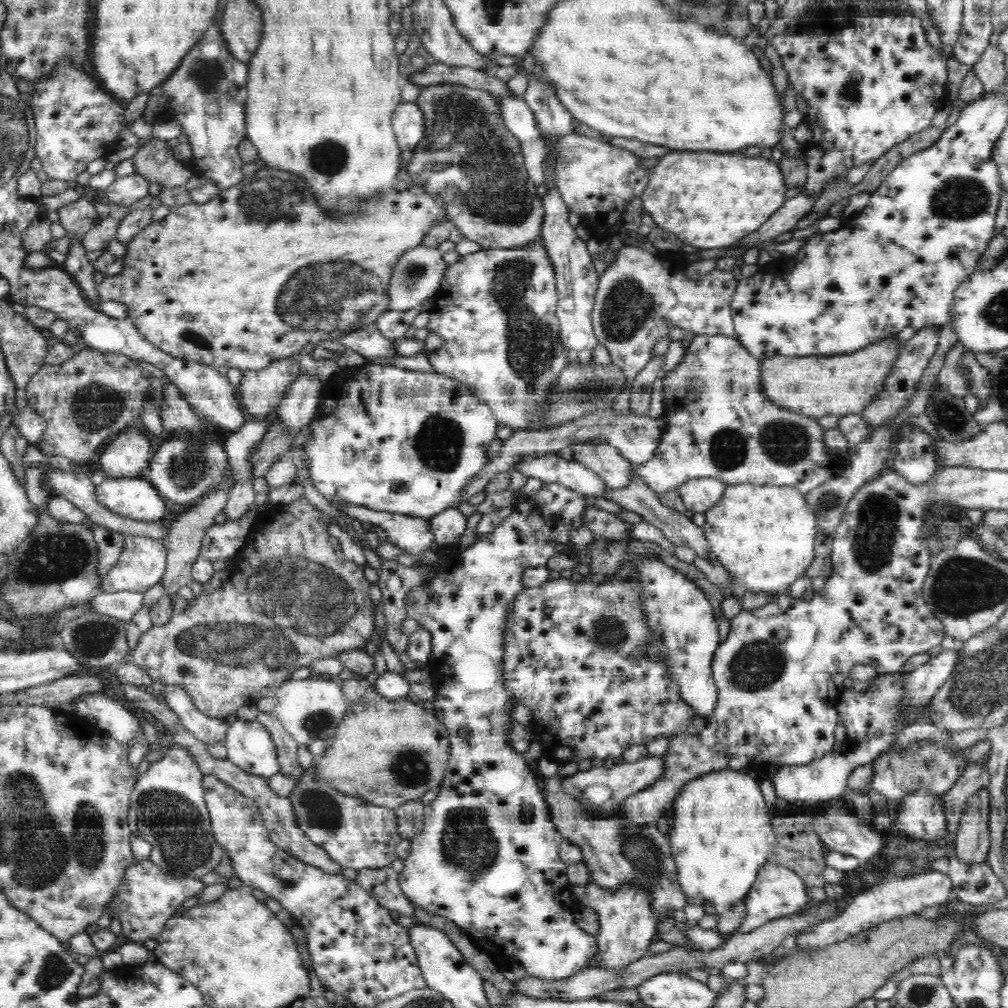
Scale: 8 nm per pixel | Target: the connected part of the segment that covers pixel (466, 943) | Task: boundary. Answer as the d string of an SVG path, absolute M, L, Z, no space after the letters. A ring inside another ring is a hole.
M415 906L415 908L415 918L418 922L428 927L435 927L448 936L448 939L458 948L458 951L464 955L468 964L472 965L484 980L492 982L501 994L518 994L516 985L504 977L500 968L497 967L494 957L490 953L481 951L454 922L442 916L432 915L418 906Z

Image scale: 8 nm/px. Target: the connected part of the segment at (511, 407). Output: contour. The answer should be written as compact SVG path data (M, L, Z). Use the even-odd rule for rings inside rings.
M536 241L535 244L528 245L527 248L520 249L480 249L477 252L461 256L460 260L453 264L447 264L440 290L436 292L430 305L429 321L432 332L442 336L446 344L430 356L430 363L436 373L444 374L458 382L466 383L480 401L488 404L493 411L496 421L505 427L510 427L512 431L532 431L540 429L545 424L545 403L549 402L549 388L556 383L560 372L567 366L567 350L564 348L560 338L561 328L555 310L559 301L558 289L556 286L556 273L552 268L552 261L544 246L543 241Z

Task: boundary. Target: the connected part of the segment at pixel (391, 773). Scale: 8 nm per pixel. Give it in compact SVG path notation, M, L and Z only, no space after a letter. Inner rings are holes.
M354 675L341 682L344 697L348 699L348 710L332 734L330 750L316 764L314 776L326 781L336 791L350 797L358 797L372 805L398 809L404 801L420 800L428 790L441 785L446 775L447 759L451 750L450 735L446 725L439 720L430 707L420 703L412 696L388 699L380 696L364 676Z

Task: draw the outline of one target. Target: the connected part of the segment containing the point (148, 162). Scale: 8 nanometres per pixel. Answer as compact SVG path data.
M155 137L148 143L142 143L131 159L136 173L150 183L158 183L166 188L186 185L195 173L193 169L178 163L166 141Z

